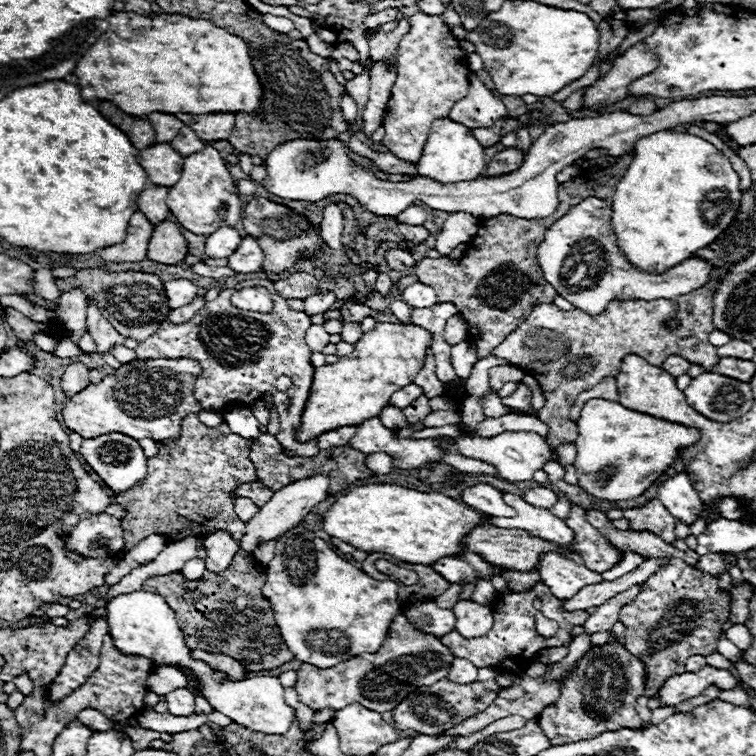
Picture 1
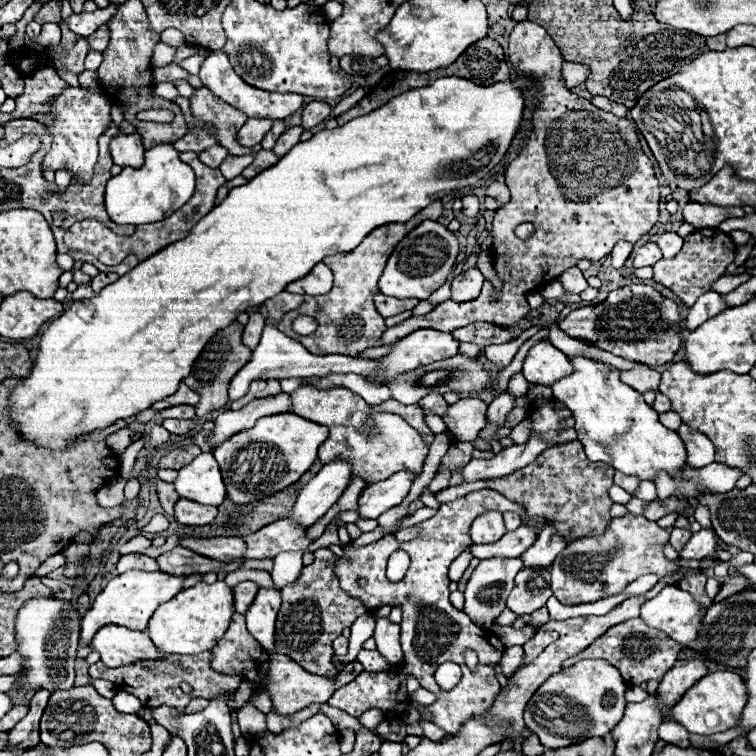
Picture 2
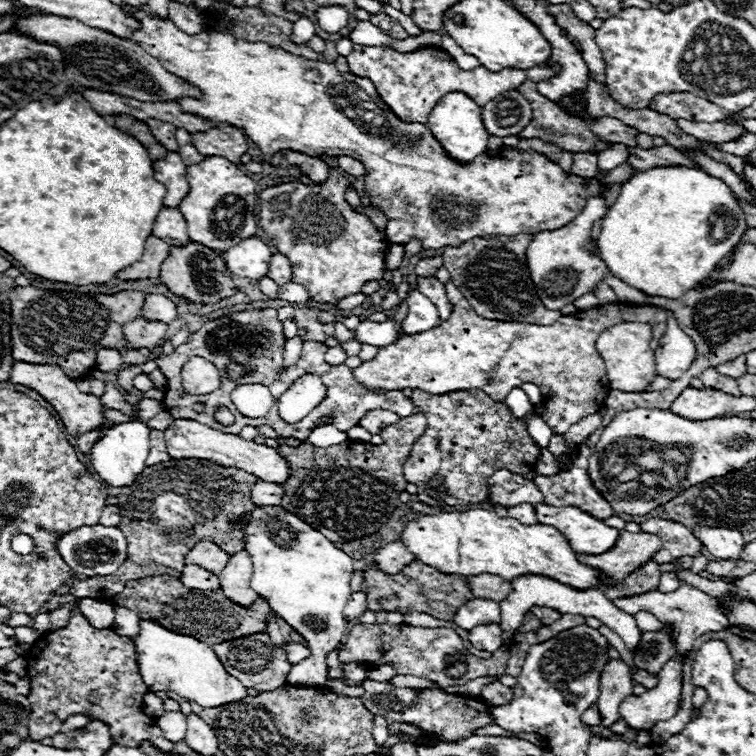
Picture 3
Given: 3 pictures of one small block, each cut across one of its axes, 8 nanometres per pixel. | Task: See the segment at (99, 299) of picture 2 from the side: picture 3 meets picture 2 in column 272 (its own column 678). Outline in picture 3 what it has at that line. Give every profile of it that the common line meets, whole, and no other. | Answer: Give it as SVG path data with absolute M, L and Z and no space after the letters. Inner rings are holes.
M658 166L636 172L622 184L616 202L602 220L598 250L612 276L622 282L644 294L680 298L716 268L746 230L746 216L726 182L698 168ZM718 210L730 212L738 222L736 230L720 242L708 236L710 216Z

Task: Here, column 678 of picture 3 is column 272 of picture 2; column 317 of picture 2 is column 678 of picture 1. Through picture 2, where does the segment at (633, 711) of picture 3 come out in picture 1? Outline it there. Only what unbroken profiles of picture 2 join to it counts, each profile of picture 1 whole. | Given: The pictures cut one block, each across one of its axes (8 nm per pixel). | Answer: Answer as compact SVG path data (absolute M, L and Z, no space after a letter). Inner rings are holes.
M704 666L698 672L670 676L654 696L660 700L660 706L676 706L684 700L696 698L710 684L716 684L722 690L732 690L734 686L738 686L736 678L730 672L712 668L712 666Z

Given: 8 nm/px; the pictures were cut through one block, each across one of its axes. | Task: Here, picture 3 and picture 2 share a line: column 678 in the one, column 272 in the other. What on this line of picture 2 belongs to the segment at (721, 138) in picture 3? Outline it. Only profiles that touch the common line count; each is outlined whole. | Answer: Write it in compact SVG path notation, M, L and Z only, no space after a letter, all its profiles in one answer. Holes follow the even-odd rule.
M248 118L248 122L240 128L238 132L238 142L242 146L256 146L262 142L262 138L270 132L270 128L274 126L274 120L258 120L258 118Z

